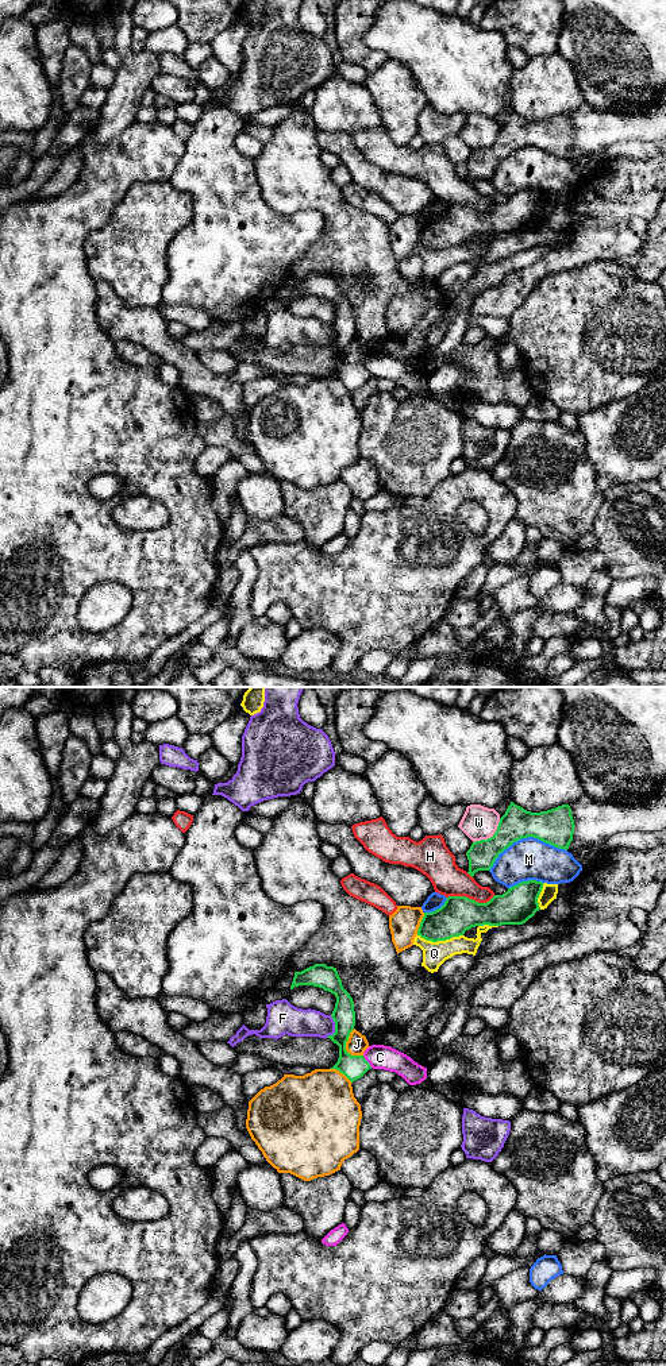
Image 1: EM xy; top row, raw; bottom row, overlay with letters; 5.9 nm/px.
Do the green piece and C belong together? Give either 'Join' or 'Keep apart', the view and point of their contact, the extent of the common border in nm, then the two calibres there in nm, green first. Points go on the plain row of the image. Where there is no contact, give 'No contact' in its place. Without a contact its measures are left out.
Keep apart. Touches green at xy (366, 370). Shared border 90 nm. Thickness 140 nm (green) against 140 nm

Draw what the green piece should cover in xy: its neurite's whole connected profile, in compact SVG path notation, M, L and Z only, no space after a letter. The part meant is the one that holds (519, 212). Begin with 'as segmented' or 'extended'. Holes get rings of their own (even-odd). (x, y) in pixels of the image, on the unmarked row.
as segmented; M536 189L521 190L486 212L449 205L440 217L424 221L417 244L438 251L463 244L476 235L523 234L540 219L538 207L543 193Z

